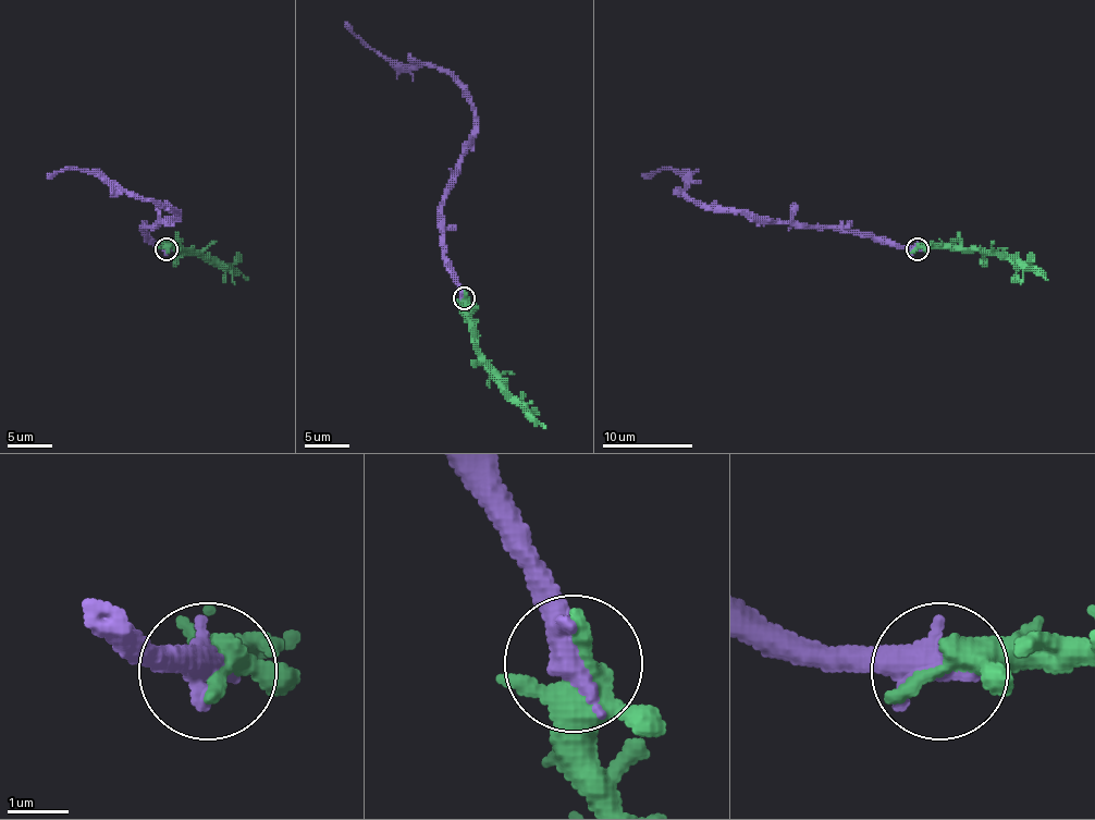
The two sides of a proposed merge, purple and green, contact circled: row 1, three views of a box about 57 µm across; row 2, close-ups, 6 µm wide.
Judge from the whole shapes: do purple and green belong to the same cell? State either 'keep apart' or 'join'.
join

